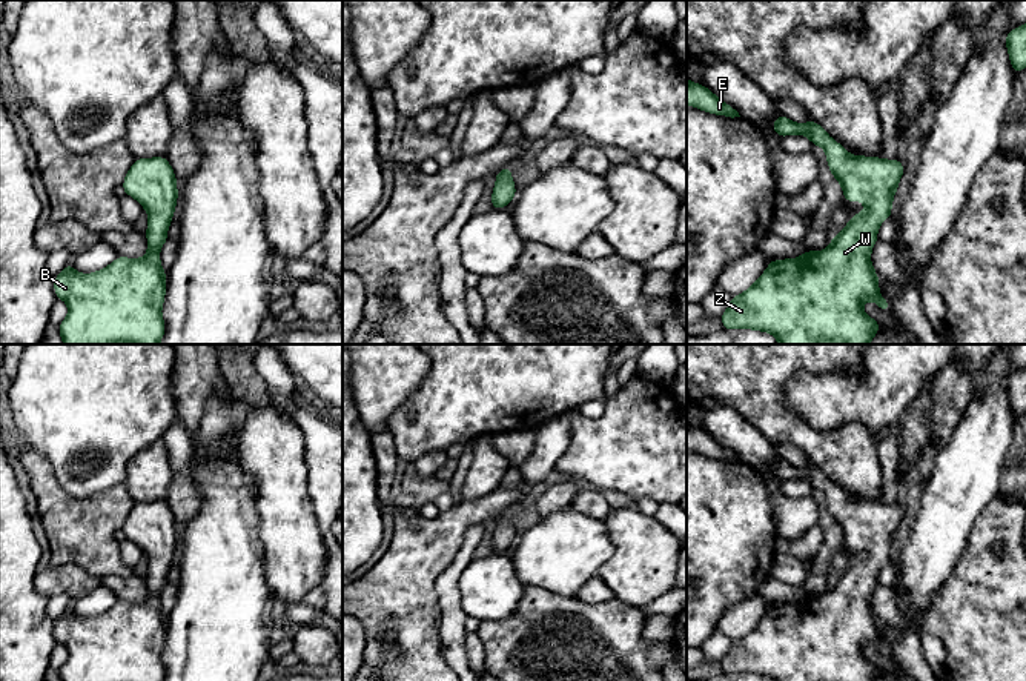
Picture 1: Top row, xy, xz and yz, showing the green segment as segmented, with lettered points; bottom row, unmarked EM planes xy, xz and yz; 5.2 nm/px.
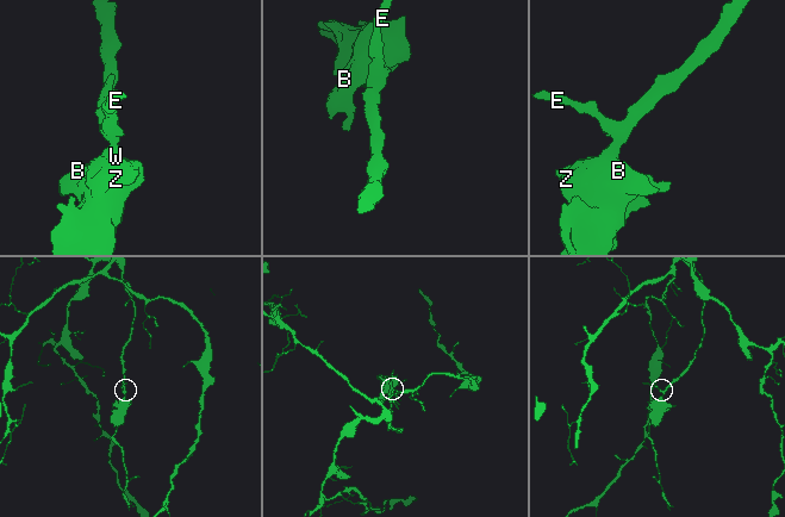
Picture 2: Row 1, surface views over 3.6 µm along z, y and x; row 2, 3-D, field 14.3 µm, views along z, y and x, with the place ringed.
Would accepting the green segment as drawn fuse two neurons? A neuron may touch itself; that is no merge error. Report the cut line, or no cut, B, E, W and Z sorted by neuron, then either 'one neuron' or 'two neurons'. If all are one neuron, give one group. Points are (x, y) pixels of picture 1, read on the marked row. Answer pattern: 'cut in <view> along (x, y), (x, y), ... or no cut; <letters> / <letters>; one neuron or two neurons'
no cut; B E W Z; one neuron

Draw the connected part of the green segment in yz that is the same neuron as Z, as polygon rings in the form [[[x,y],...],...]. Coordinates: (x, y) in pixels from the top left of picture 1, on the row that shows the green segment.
[[[785,115],[773,121],[773,131],[782,138],[806,135],[813,146],[822,146],[836,181],[843,189],[845,201],[863,201],[865,211],[849,218],[848,224],[831,238],[825,251],[808,251],[797,258],[771,260],[765,272],[750,289],[736,297],[720,315],[723,329],[751,329],[773,334],[777,344],[869,344],[880,324],[868,317],[862,306],[874,301],[889,312],[891,304],[880,295],[879,275],[871,263],[872,246],[883,220],[891,218],[905,166],[897,158],[851,155],[814,120],[794,123]]]

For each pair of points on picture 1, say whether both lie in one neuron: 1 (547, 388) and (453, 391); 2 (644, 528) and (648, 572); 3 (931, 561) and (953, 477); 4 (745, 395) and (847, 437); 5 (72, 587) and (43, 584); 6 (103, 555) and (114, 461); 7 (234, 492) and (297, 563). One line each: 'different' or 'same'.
1: same
2: same
3: same
4: same
5: same
6: different
7: different

